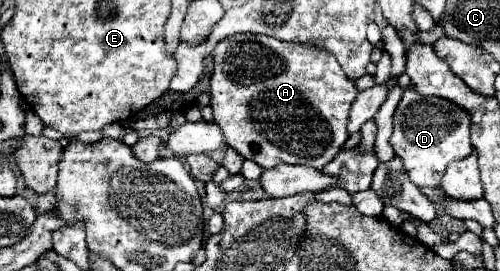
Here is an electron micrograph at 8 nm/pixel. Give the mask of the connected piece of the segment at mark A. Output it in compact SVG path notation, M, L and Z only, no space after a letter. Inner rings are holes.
M241 33L223 39L213 51L213 61L215 69L209 85L211 109L227 145L239 155L255 161L263 169L277 167L279 163L321 169L343 149L349 139L349 109L359 91L333 53L311 43L285 43L267 35Z

